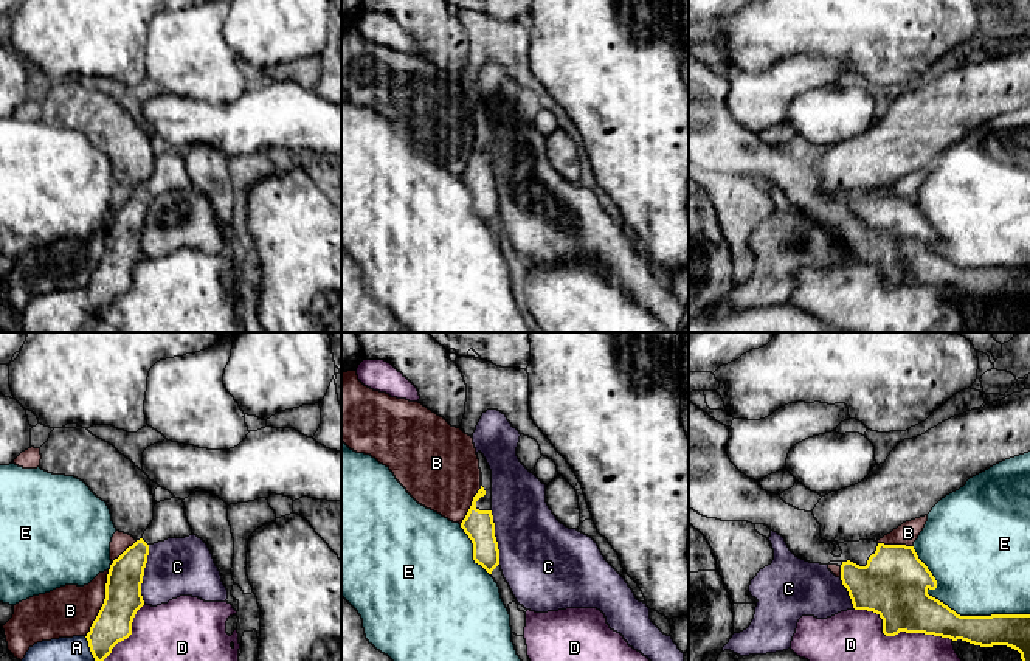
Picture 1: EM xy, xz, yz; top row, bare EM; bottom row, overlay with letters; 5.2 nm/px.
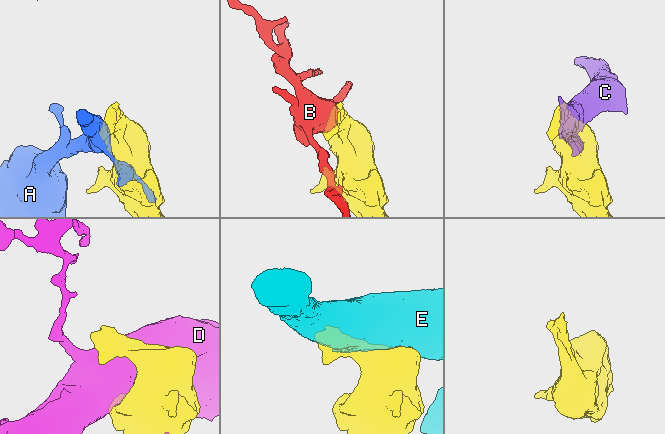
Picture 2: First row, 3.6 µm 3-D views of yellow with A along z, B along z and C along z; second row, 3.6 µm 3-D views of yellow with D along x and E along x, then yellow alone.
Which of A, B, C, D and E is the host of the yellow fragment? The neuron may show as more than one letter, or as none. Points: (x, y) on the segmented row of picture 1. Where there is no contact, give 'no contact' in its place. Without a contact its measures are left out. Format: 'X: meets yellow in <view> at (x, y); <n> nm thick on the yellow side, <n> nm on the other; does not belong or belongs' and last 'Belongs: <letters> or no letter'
A: meets yellow in xy at (90, 649); 190 nm thick on the yellow side, 130 nm on the other; does not belong
B: meets yellow in xy at (104, 602); 190 nm thick on the yellow side, 260 nm on the other; does not belong
C: meets yellow in xy at (143, 574); 190 nm thick on the yellow side, 300 nm on the other; does not belong
D: meets yellow in yz at (898, 632); 360 nm thick on the yellow side, 280 nm on the other; does not belong
E: meets yellow in yz at (953, 610); 280 nm thick on the yellow side, 460 nm on the other; does not belong
Belongs: no letter

